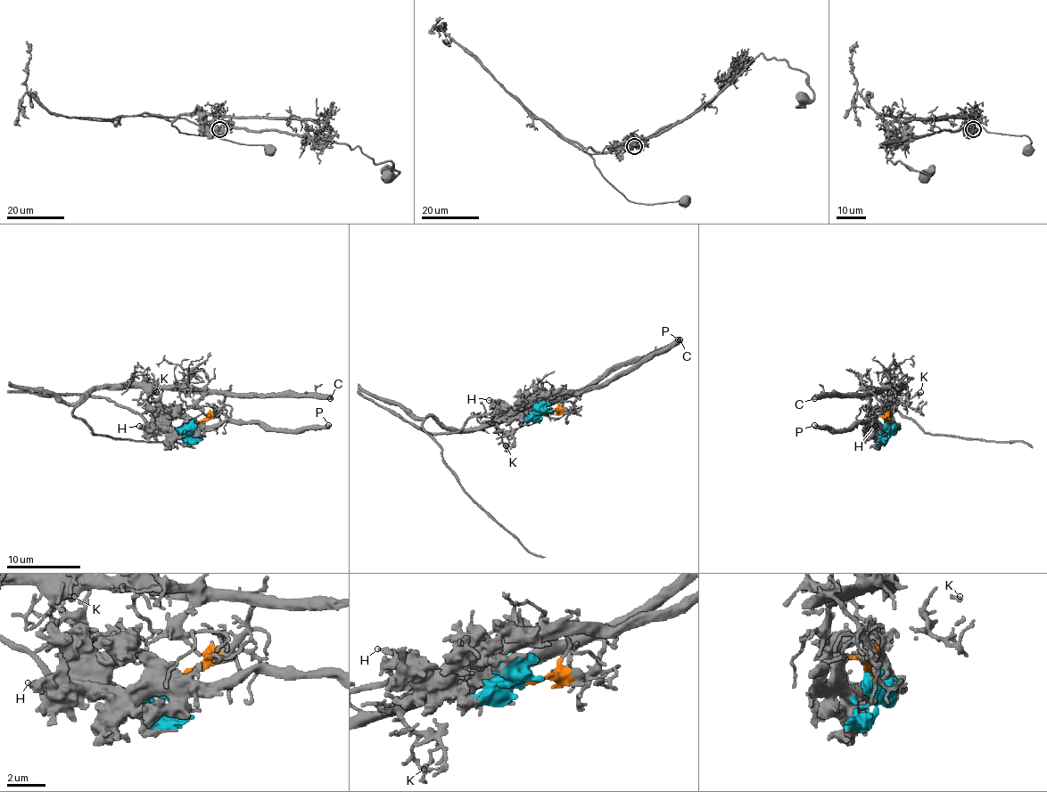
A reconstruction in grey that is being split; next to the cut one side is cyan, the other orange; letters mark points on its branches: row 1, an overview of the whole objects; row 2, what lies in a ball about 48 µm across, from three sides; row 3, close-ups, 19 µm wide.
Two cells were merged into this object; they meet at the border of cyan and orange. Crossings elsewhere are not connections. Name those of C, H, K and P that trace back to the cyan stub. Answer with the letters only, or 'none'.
H, P

